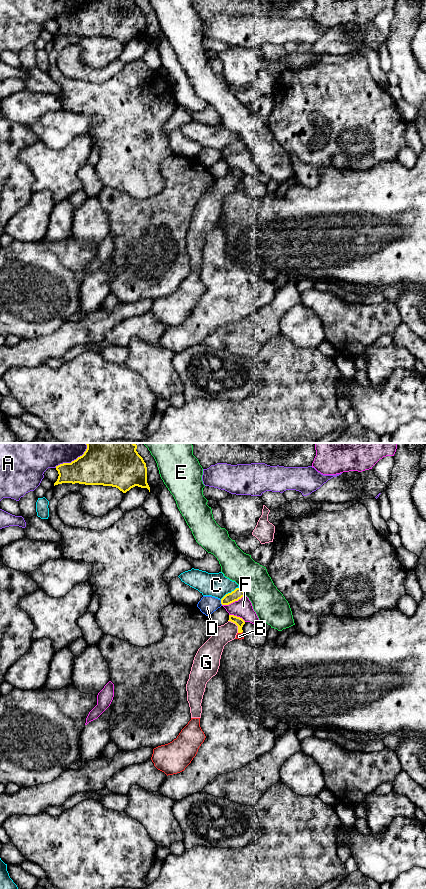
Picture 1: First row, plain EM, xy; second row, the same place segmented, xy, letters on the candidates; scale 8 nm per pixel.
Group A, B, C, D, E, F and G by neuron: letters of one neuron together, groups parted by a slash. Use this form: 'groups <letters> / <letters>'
groups A / B / C / D / E / F / G

